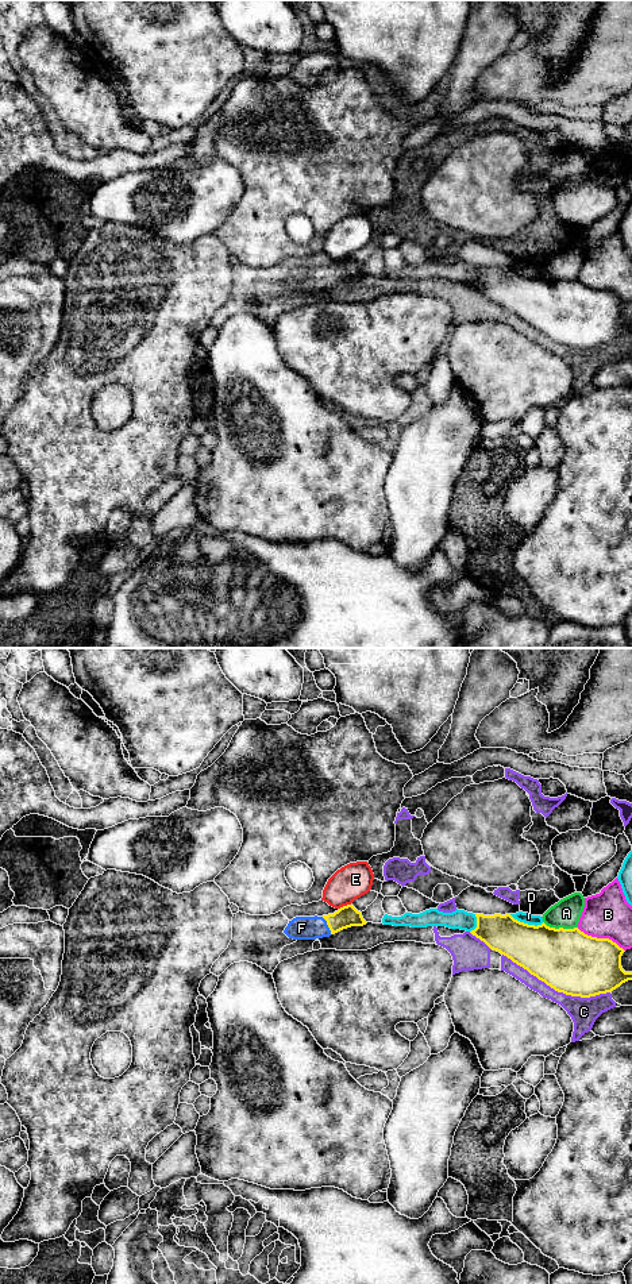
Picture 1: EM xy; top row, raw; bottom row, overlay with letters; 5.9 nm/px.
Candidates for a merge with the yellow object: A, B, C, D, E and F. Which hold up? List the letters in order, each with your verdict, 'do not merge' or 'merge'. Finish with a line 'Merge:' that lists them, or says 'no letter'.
A: do not merge
B: do not merge
C: do not merge
D: do not merge
E: do not merge
F: merge
Merge: F

